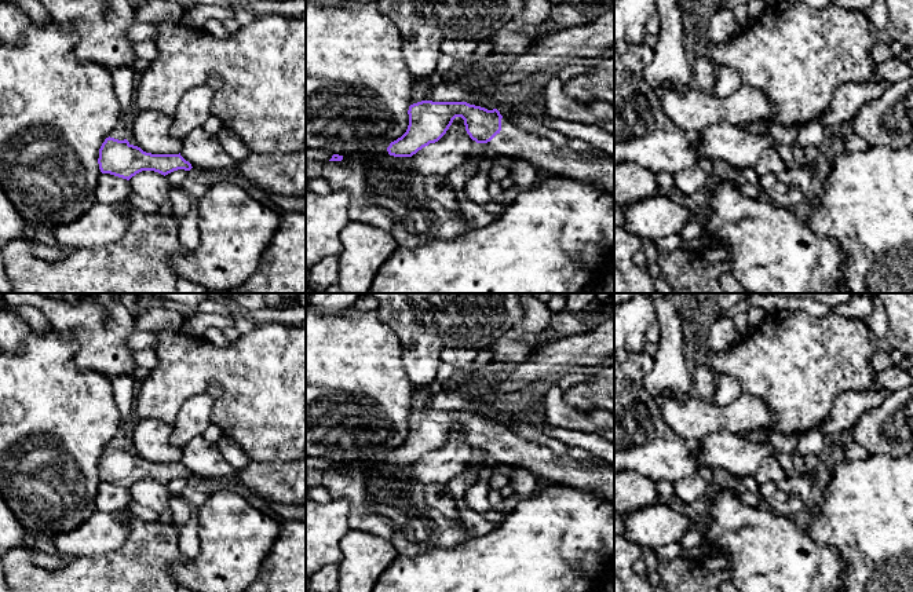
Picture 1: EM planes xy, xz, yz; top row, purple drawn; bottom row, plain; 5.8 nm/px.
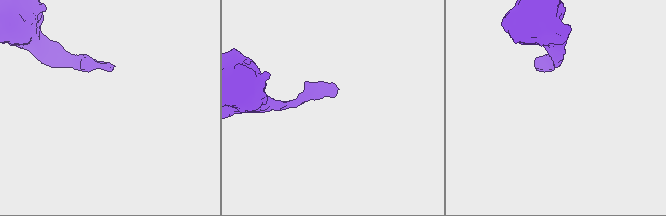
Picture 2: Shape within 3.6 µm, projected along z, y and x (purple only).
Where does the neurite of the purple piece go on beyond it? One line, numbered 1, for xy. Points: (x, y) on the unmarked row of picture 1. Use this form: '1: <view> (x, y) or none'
1: none

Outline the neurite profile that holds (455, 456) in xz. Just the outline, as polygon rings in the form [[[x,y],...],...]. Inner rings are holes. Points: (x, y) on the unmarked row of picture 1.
[[[456,425],[438,450],[412,464],[412,476],[423,485],[446,485],[467,471],[475,454],[476,450],[465,439],[464,428]]]

